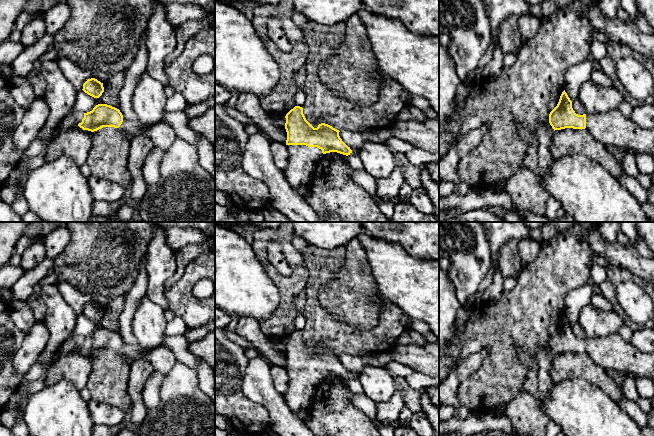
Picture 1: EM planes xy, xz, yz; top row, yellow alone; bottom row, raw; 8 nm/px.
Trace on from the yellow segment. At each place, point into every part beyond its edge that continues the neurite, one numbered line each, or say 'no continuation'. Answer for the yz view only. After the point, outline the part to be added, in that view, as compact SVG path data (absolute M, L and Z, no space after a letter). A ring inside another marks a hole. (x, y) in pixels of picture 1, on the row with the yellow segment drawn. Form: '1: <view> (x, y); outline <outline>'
1: yz (610, 128); outline M618 109L596 115L586 114L586 129L605 146L614 145L654 157L654 129L638 126Z

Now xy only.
1: xy (74, 118); outline M74 111L71 112L62 122L61 124L61 130L71 129L71 128L79 128L79 123L82 122L82 119L84 118L84 112L81 111ZM82 129L83 130L83 129Z

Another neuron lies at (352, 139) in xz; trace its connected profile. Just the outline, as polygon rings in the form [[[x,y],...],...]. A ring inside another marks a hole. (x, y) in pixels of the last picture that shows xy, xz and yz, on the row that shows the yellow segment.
[[[389,128],[376,130],[375,132],[352,132],[341,130],[339,136],[348,147],[361,147],[366,142],[383,143],[391,137]]]

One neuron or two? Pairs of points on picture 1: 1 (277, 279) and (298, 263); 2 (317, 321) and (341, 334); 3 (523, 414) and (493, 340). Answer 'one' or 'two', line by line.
1: one
2: one
3: two

